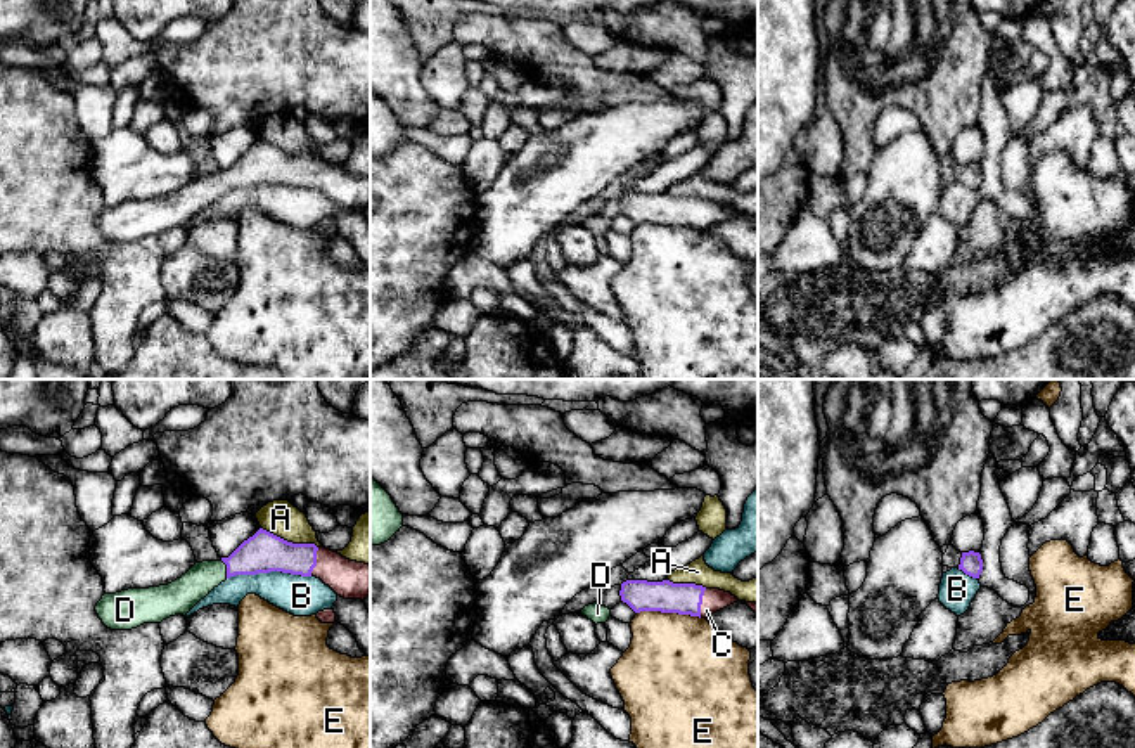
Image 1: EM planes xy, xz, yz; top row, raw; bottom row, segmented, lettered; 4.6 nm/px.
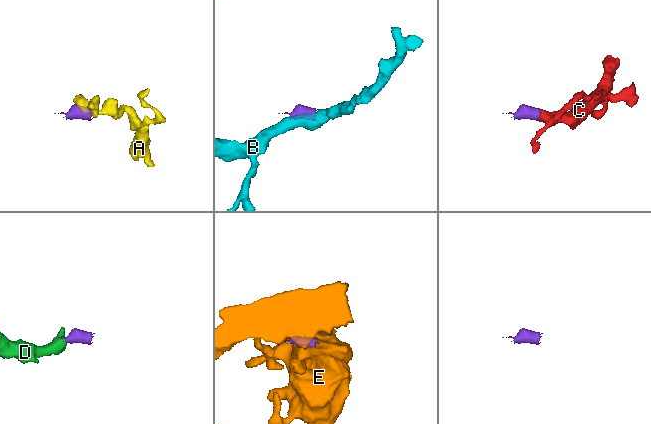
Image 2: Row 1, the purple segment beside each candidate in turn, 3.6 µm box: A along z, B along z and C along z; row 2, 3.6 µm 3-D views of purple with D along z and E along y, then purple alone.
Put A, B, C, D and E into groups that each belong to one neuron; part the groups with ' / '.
A / B / C D / E

